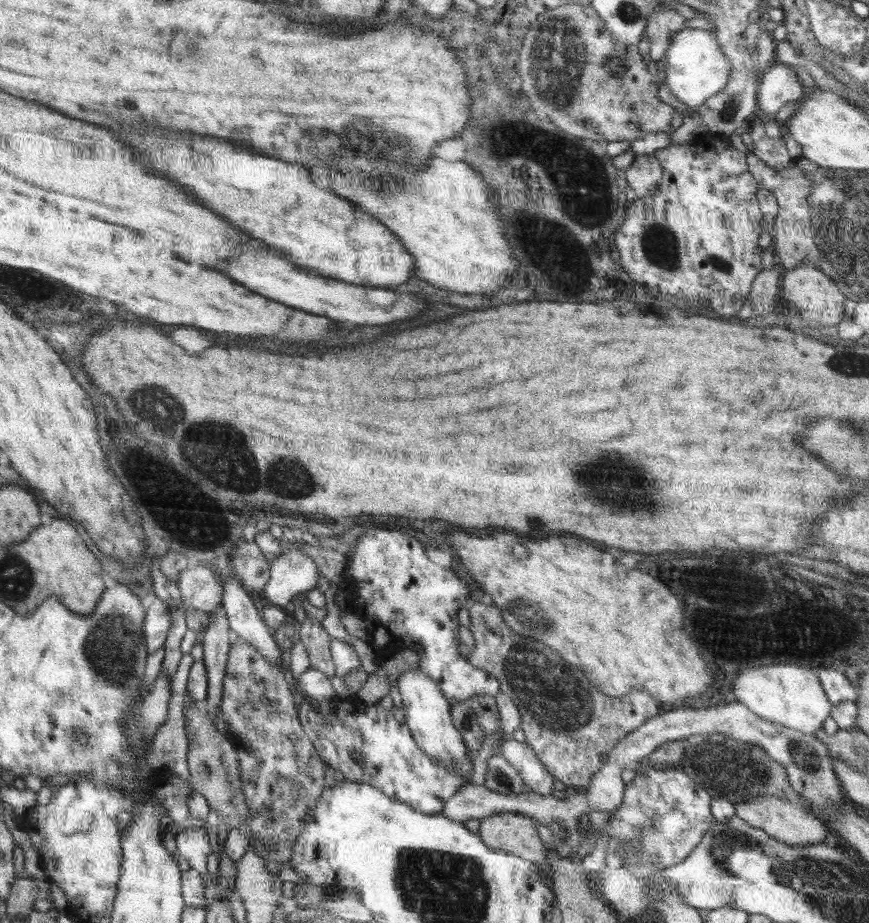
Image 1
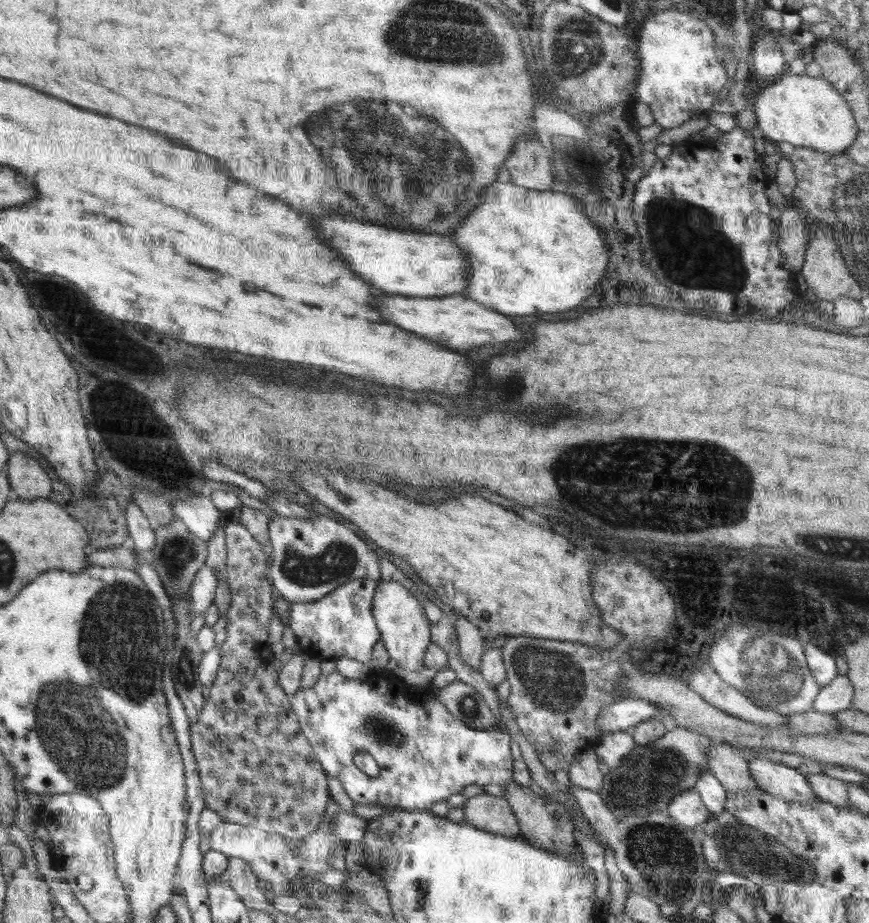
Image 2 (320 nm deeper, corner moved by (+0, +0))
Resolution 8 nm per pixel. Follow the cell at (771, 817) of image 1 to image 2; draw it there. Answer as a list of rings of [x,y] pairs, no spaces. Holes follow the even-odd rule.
[[[714,742],[707,750],[707,763],[727,791],[736,794],[760,789],[750,774],[743,751],[737,747]]]

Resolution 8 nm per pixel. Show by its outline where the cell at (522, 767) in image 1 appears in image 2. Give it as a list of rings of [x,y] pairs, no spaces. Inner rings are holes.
[[[334,671],[328,675],[322,675],[312,686],[312,689],[301,689],[290,697],[292,710],[295,712],[297,719],[299,720],[301,733],[306,737],[306,740],[311,744],[312,750],[316,753],[316,758],[321,762],[322,768],[328,775],[334,776],[340,780],[346,794],[352,799],[352,802],[363,805],[380,805],[383,807],[398,807],[407,810],[430,810],[432,805],[438,801],[446,801],[452,794],[460,793],[460,791],[468,784],[479,784],[485,786],[487,784],[499,784],[504,785],[506,782],[513,778],[513,764],[514,758],[510,753],[510,735],[506,730],[498,728],[498,726],[490,727],[484,730],[476,730],[470,728],[467,724],[460,722],[453,714],[444,706],[444,703],[439,699],[438,694],[434,692],[434,696],[431,699],[424,699],[423,701],[417,701],[412,696],[412,692],[408,690],[408,686],[404,682],[397,680],[394,681],[384,676],[380,678],[378,682],[372,682],[372,680],[366,680],[365,678],[360,680],[354,680],[346,678],[338,671]],[[366,751],[371,754],[379,765],[379,774],[376,777],[370,777],[364,772],[360,771],[353,763],[353,756],[356,756],[358,752]]]

